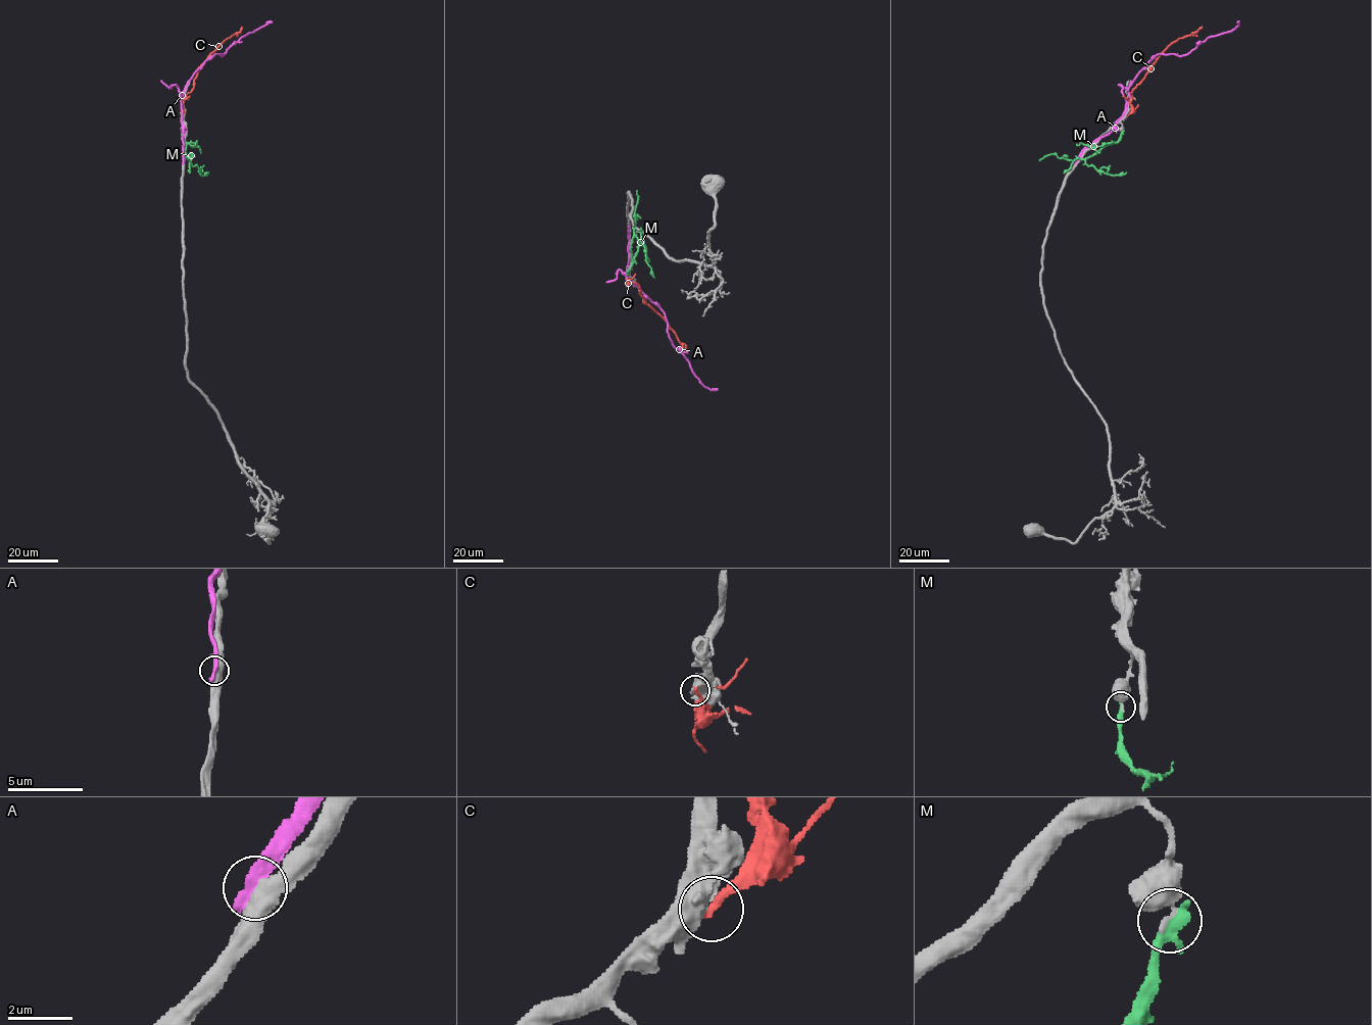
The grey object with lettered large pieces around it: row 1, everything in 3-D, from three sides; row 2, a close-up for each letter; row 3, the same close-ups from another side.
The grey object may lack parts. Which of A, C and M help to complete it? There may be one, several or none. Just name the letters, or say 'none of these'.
none of these

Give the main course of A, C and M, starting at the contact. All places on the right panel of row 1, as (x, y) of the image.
A: (1075, 161), (1112, 129), (1125, 110), (1128, 88), (1157, 54), (1186, 54), (1208, 38), (1231, 31), (1237, 22)
C: (1128, 114), (1131, 109), (1132, 90), (1159, 56), (1173, 43), (1202, 27)
M: (1122, 132), (1117, 142), (1104, 145), (1087, 157), (1085, 163), (1112, 176), (1126, 172)

